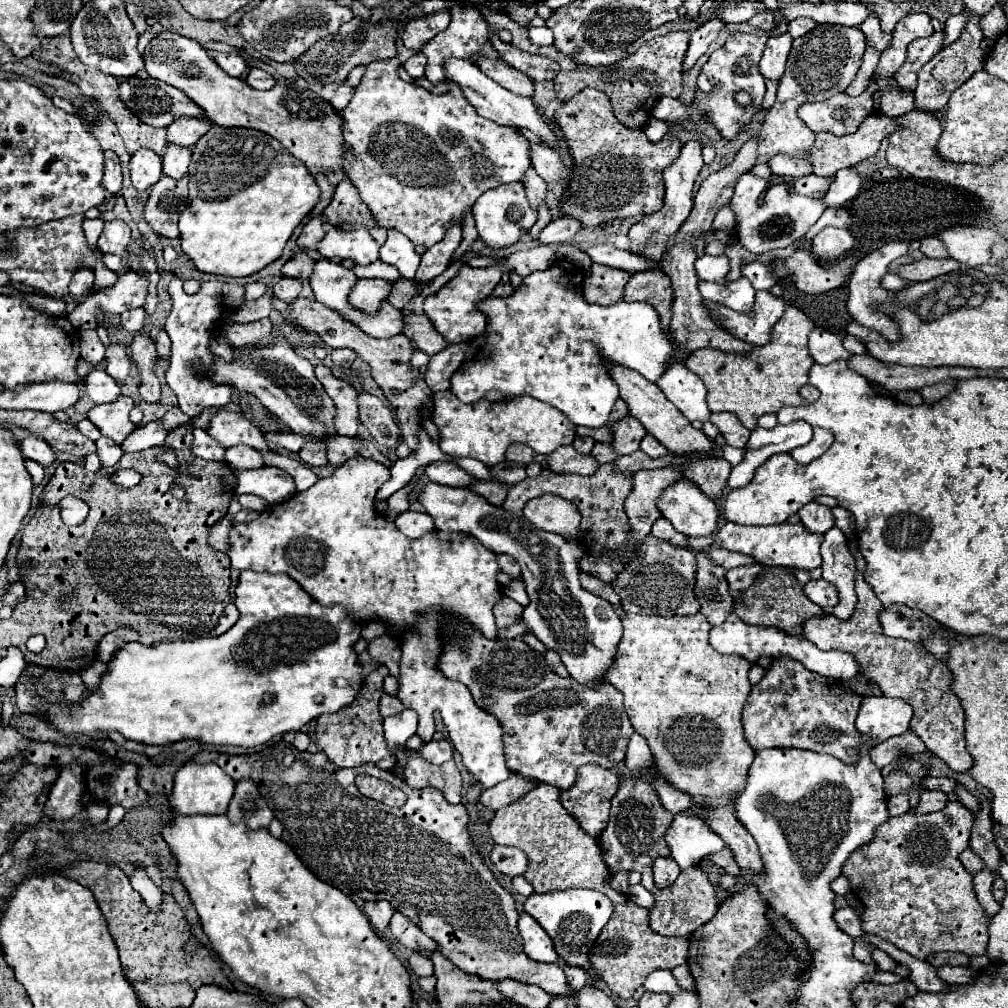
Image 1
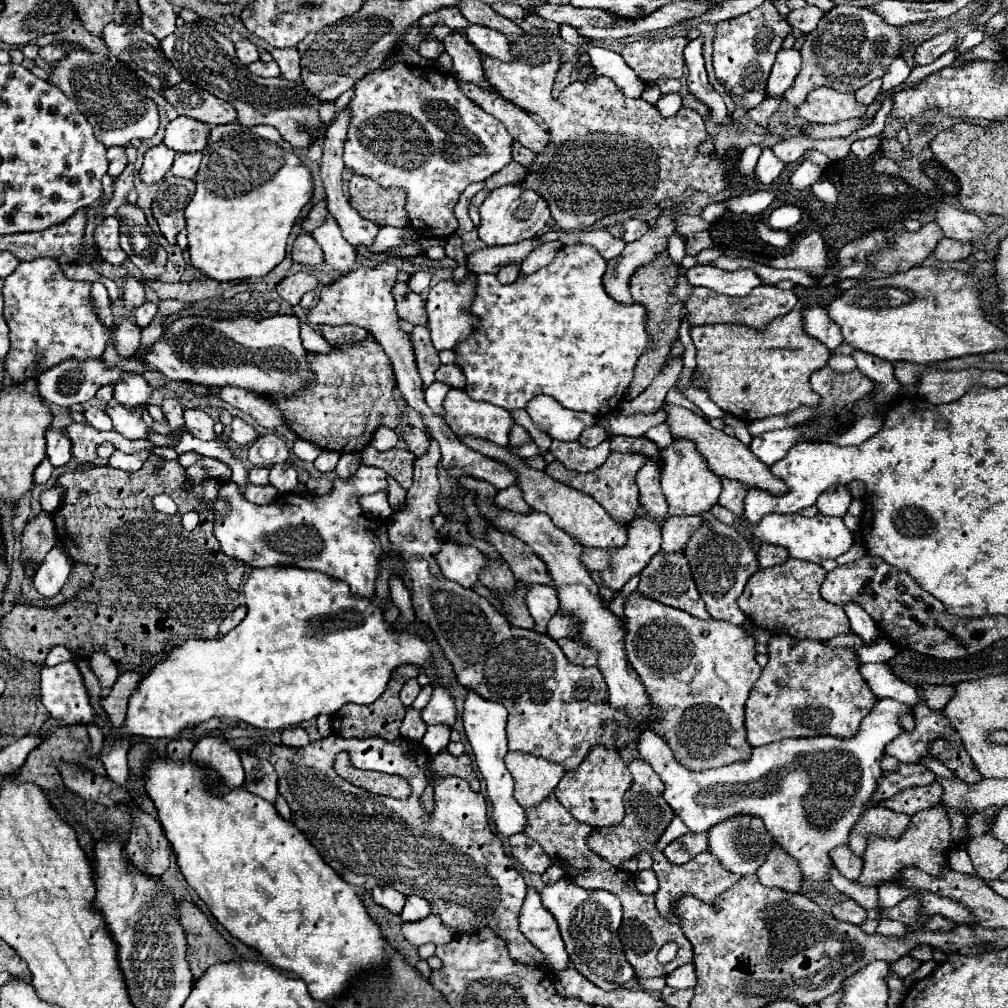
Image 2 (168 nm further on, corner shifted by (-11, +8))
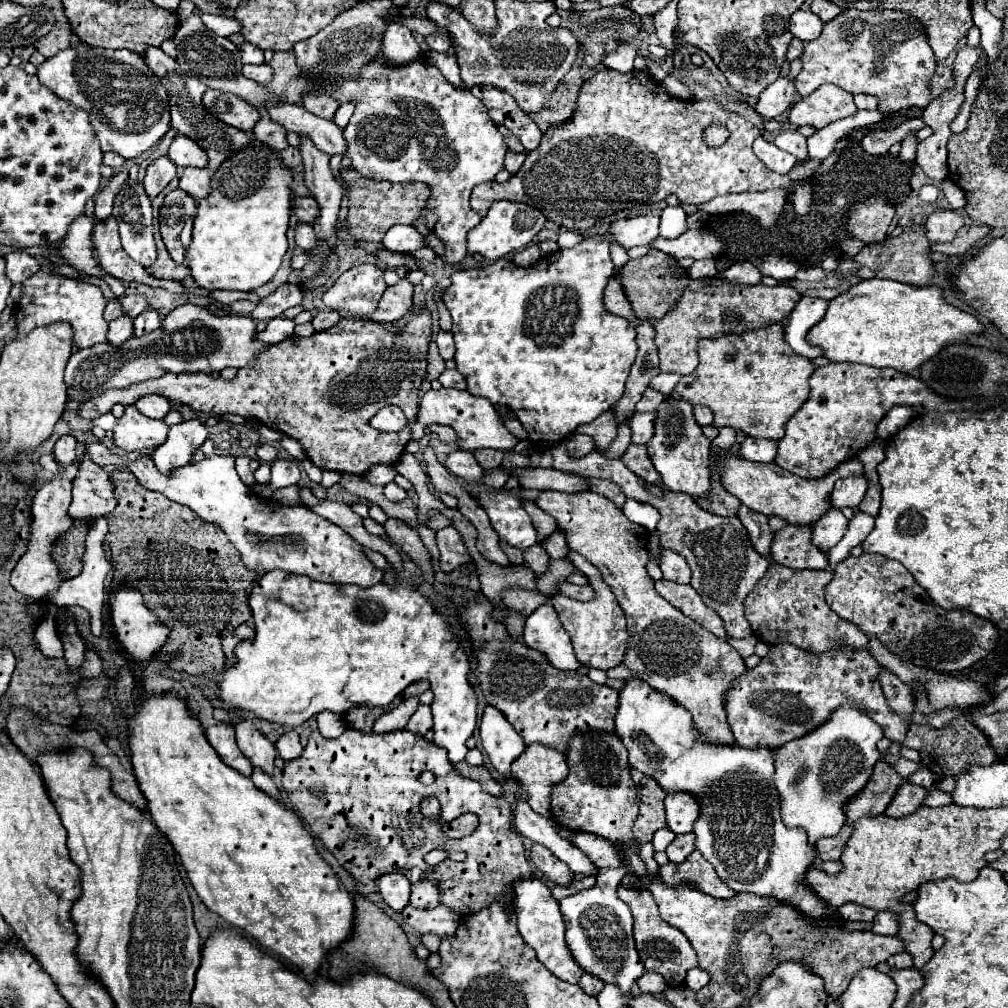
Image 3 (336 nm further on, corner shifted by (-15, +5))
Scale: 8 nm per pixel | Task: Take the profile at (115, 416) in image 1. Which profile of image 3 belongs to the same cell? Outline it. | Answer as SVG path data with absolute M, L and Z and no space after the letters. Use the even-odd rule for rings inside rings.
M127 406L125 414L119 418L115 426L115 444L127 452L141 452L149 448L157 448L167 440L167 426L163 420L151 420L137 412L135 406Z

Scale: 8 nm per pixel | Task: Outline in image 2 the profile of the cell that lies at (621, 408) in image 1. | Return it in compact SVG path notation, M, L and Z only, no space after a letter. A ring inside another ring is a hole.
M661 251L655 261L641 265L633 275L631 275L631 295L635 299L635 303L645 307L645 315L647 315L647 333L651 337L651 349L647 349L641 357L639 363L635 367L635 377L629 385L629 393L627 397L633 399L639 393L643 393L643 389L647 385L651 385L655 373L661 371L663 363L665 363L665 355L669 353L669 345L671 341L677 337L681 319L683 319L683 303L681 299L675 295L675 285L677 285L677 277L679 277L679 267L673 263L673 259L669 257L667 251Z

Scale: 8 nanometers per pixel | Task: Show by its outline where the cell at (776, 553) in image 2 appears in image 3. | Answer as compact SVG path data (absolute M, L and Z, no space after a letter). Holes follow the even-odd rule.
M791 524L775 534L771 542L771 558L795 570L827 570L827 556L811 546L811 526Z

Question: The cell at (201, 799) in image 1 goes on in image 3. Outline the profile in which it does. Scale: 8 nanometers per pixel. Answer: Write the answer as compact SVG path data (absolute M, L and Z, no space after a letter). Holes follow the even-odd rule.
M219 724L219 726L211 726L207 728L205 732L209 744L217 750L217 754L221 756L221 760L231 766L233 770L237 770L239 774L243 776L251 776L253 768L251 764L245 760L245 756L241 754L237 742L235 742L235 730L231 726L225 726L225 724Z

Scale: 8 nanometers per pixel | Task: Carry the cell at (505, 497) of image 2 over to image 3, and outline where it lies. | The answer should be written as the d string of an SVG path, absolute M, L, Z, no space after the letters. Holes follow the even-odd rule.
M523 500L521 504L523 504L525 512L527 512L527 514L531 516L531 520L533 520L533 526L535 526L535 530L537 530L539 542L545 540L551 532L557 530L557 522L555 522L549 514L545 514L541 508L537 508L537 504L535 504L533 500Z

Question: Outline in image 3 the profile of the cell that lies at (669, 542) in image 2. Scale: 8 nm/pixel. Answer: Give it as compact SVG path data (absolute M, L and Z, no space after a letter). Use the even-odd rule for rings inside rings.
M669 548L661 550L661 570L663 570L663 578L667 578L667 580L687 584L691 578L691 572L689 572L685 558L681 554L677 554L675 550L669 550Z

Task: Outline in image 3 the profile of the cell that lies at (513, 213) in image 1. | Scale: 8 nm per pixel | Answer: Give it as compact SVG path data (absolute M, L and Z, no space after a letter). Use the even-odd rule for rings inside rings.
M497 200L495 204L491 204L487 216L477 224L477 228L473 228L469 232L467 252L469 254L479 252L487 260L503 258L511 252L525 248L539 234L539 230L543 230L545 222L547 222L547 218L543 216L543 212L539 212L537 208L531 208L529 204L513 202L513 200Z

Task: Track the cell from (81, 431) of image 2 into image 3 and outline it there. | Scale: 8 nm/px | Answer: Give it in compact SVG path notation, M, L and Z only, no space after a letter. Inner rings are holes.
M85 454L79 464L79 478L73 484L73 502L69 516L73 520L93 520L107 516L117 506L109 474Z

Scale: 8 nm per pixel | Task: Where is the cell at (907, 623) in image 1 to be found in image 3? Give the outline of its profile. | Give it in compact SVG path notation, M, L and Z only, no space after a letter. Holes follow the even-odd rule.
M861 554L859 558L849 556L847 560L843 560L843 564L835 568L833 574L835 578L825 588L827 604L833 608L833 612L859 626L863 632L875 634L889 648L889 652L897 654L901 660L911 662L915 666L923 666L939 672L963 670L975 664L977 660L985 658L999 640L999 630L989 620L979 618L969 610L949 612L939 604L931 602L929 594L915 582L915 578L907 572L907 568L901 562L883 558L879 554Z

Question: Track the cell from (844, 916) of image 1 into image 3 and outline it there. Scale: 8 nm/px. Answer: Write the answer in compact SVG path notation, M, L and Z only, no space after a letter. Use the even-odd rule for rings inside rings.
M847 902L847 904L843 904L843 906L837 910L837 914L839 914L843 920L847 920L847 922L857 922L857 920L867 922L867 920L873 920L873 916L875 916L877 912L871 910L871 908L865 908L865 906Z

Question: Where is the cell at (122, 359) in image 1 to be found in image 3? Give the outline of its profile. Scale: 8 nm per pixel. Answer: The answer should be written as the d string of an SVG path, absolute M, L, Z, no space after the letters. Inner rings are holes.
M121 316L121 318L113 320L113 322L109 322L109 334L107 334L107 338L117 348L121 344L125 344L127 338L131 338L131 336L133 336L133 320L129 316Z

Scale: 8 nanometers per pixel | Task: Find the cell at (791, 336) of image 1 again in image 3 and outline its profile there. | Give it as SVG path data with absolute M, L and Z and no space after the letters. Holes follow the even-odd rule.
M771 324L763 330L753 330L741 336L727 334L721 338L699 340L699 364L689 376L683 376L679 380L677 390L673 390L671 398L675 400L675 396L679 396L691 404L703 404L711 408L715 416L713 426L717 428L731 426L735 430L743 430L747 436L781 440L789 418L807 402L811 390L809 378L813 372L815 364L811 358L799 356L787 348L787 342L783 340L783 324Z

